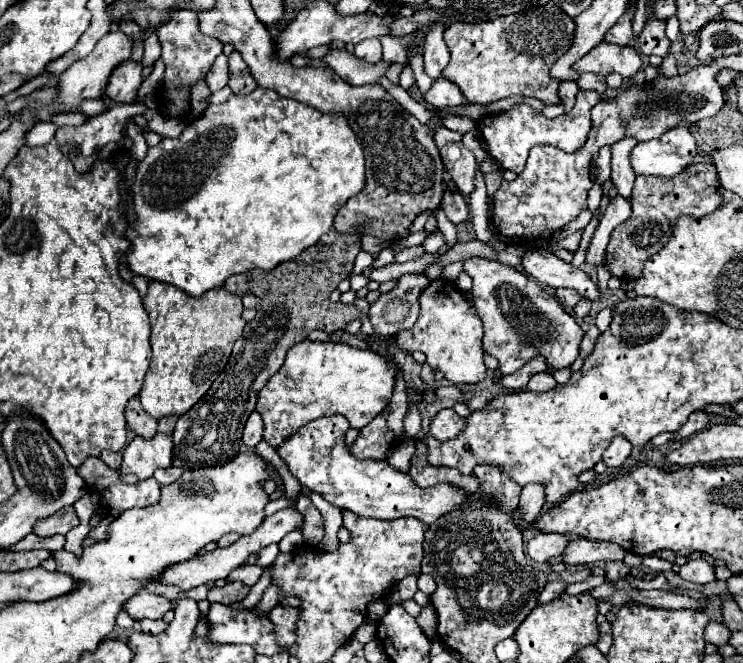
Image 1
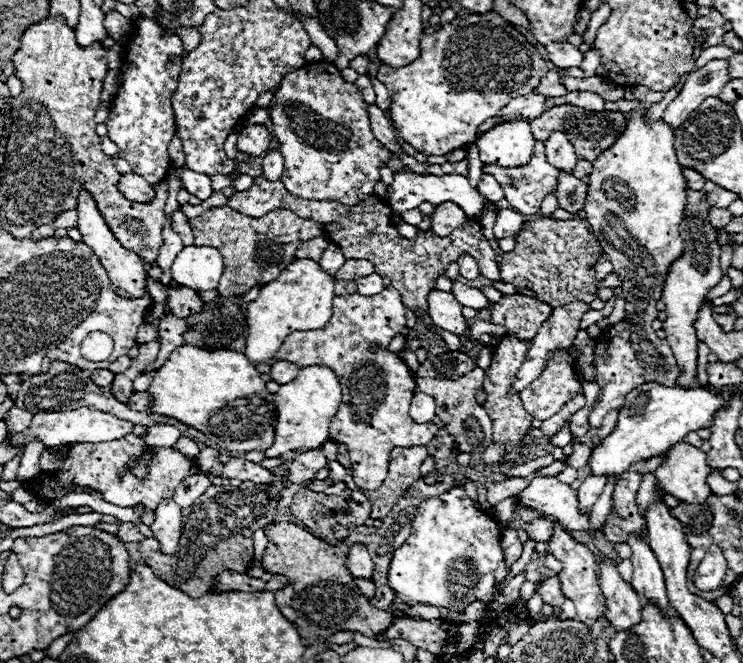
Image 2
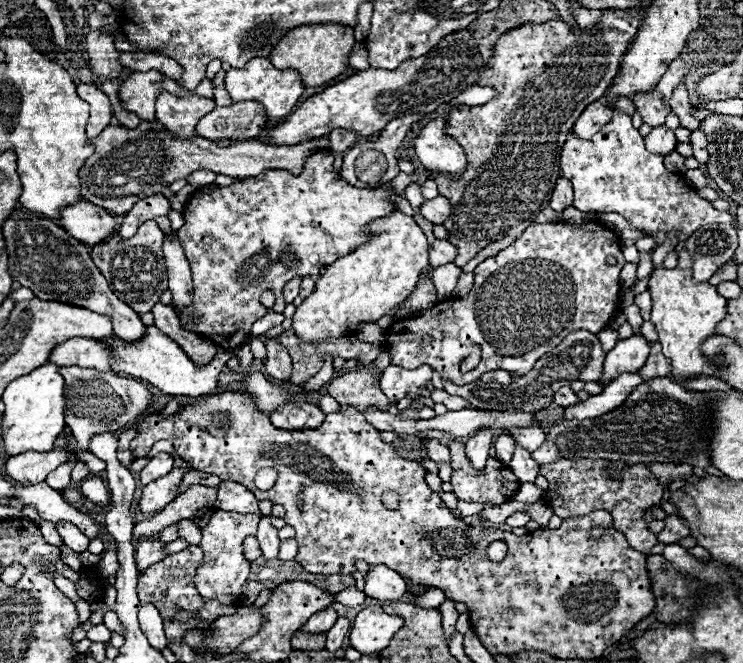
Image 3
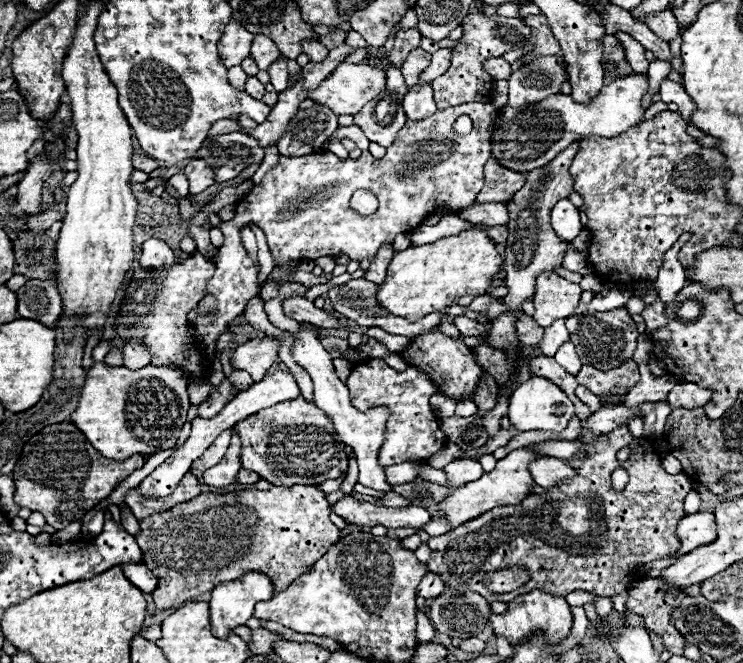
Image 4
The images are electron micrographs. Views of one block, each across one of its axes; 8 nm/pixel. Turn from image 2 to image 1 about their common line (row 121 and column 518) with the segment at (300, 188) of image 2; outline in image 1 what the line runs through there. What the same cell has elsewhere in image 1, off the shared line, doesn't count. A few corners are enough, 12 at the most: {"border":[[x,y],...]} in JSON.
{"border":[[474,256],[464,272],[502,374],[576,360],[584,332],[538,282]]}

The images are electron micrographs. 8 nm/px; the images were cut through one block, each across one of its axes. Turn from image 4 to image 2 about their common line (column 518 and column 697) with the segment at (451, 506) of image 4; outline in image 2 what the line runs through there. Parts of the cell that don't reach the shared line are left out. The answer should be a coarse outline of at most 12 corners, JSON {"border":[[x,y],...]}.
{"border":[[686,442],[666,452],[656,484],[682,502],[712,494],[706,454]]}

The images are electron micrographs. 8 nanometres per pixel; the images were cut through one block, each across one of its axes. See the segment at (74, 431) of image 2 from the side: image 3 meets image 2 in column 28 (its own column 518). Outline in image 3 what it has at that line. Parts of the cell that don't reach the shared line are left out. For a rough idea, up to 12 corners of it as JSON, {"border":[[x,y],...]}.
{"border":[[542,426],[510,428],[510,434],[526,450],[534,452],[546,440]]}

